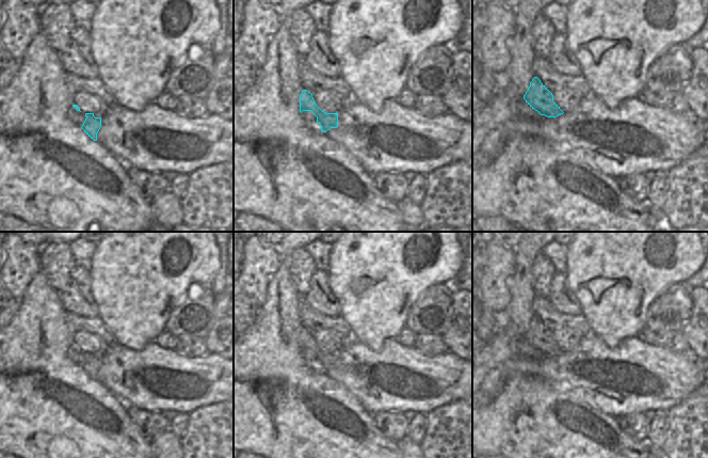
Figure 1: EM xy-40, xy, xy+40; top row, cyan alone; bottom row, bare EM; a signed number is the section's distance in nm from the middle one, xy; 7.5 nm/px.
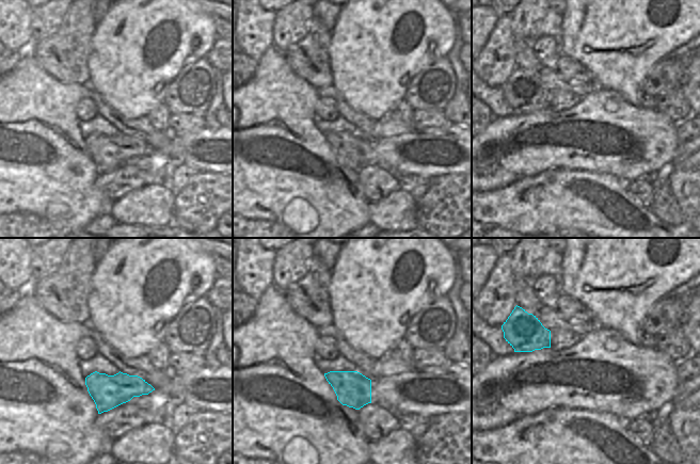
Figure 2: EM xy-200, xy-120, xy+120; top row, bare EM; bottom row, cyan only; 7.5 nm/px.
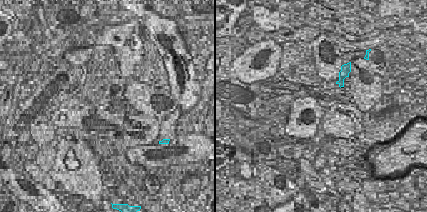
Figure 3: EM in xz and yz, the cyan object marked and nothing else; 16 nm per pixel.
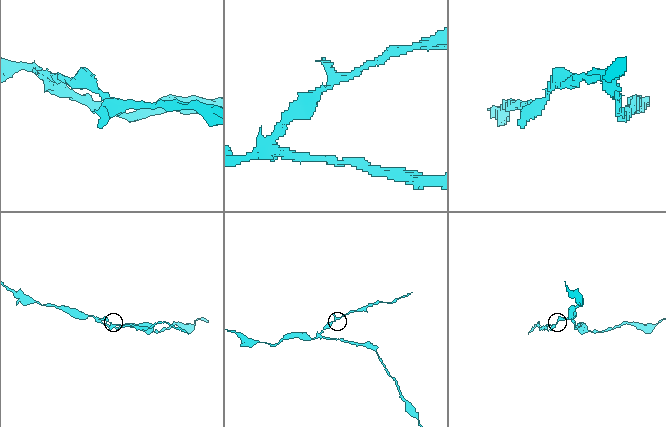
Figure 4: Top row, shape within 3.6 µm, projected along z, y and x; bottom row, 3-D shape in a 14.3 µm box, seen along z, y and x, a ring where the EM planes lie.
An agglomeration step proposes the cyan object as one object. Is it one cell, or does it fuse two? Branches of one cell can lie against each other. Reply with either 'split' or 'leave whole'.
leave whole

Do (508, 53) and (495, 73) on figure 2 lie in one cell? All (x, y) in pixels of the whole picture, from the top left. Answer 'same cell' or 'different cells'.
same cell

